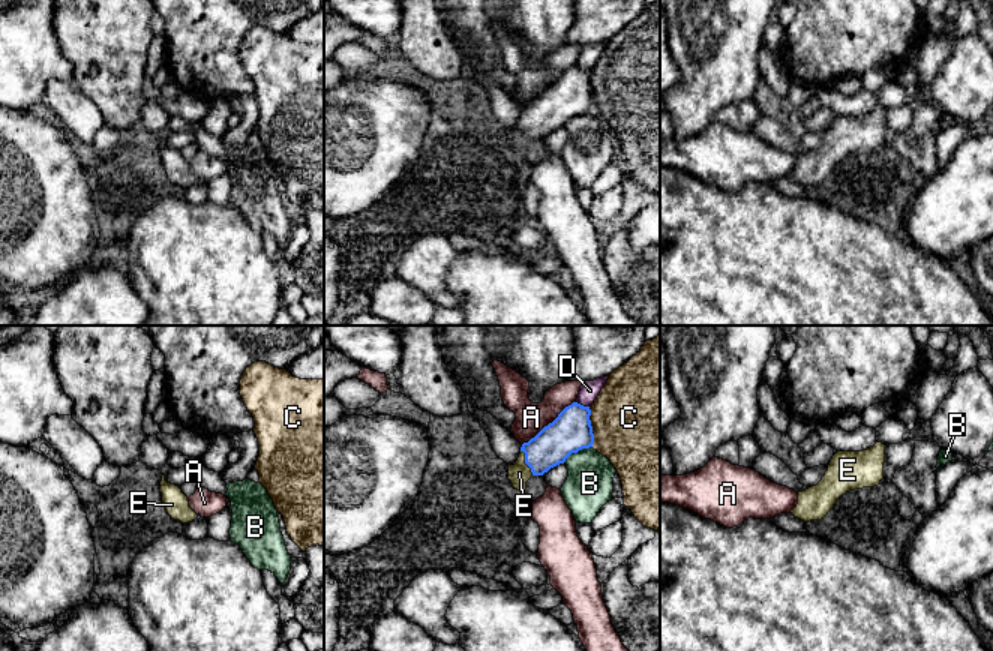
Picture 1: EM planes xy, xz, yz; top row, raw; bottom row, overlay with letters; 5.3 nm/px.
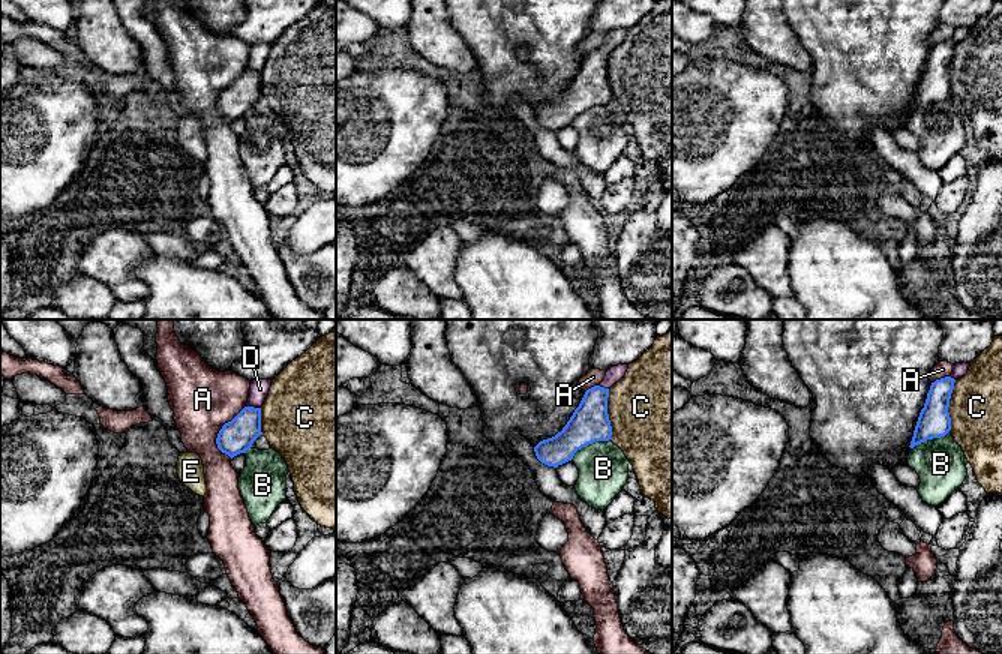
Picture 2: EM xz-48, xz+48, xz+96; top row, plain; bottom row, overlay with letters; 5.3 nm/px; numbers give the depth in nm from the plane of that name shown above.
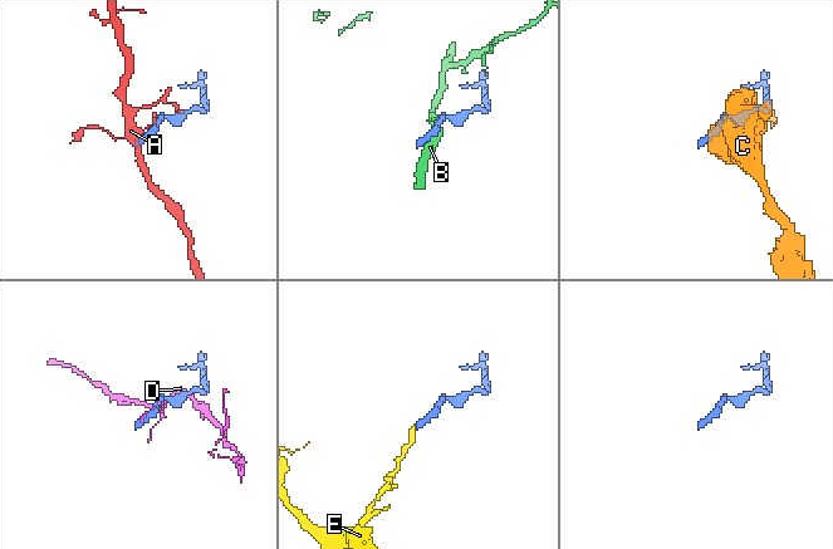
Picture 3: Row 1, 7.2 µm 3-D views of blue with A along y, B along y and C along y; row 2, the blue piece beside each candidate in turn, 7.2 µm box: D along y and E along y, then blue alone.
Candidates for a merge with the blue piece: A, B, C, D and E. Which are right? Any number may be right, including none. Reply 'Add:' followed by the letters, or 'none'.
Add: E

